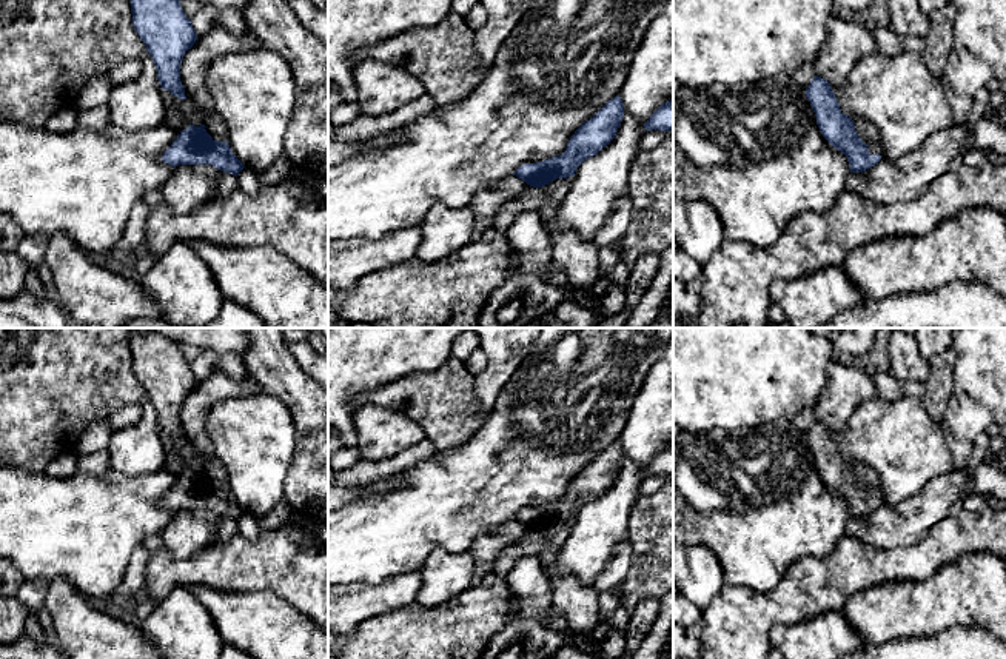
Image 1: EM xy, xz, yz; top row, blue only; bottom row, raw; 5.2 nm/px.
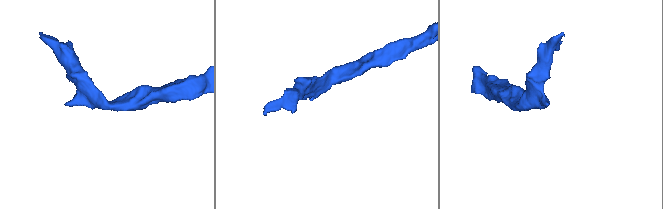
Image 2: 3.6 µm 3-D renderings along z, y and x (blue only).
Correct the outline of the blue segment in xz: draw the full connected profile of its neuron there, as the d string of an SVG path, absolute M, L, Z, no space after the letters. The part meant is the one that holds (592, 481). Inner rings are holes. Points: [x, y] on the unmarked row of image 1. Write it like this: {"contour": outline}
{"contour": "M616 440L575 476L561 500L519 511L513 520L528 531L519 544L498 554L493 571L505 577L518 559L539 556L548 547L561 547L572 531L578 511L615 483L622 462L624 448Z"}

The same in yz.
{"contour": "M815 420L806 433L806 442L823 482L847 502L852 517L863 517L881 505L884 493L877 473L843 459L826 423Z"}

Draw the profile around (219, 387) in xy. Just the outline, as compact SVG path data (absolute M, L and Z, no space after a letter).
M217 370L206 380L197 382L180 408L180 427L186 443L180 445L179 442L174 442L174 453L182 462L174 473L183 476L189 470L205 470L206 456L210 453L210 437L206 434L205 422L213 405L259 393L260 386L250 374L243 382L237 382Z

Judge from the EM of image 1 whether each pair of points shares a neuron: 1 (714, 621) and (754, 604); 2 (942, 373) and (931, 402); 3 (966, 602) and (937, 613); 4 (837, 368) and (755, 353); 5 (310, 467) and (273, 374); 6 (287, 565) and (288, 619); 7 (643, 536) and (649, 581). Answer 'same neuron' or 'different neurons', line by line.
1: same neuron
2: same neuron
3: same neuron
4: different neurons
5: same neuron
6: different neurons
7: same neuron

